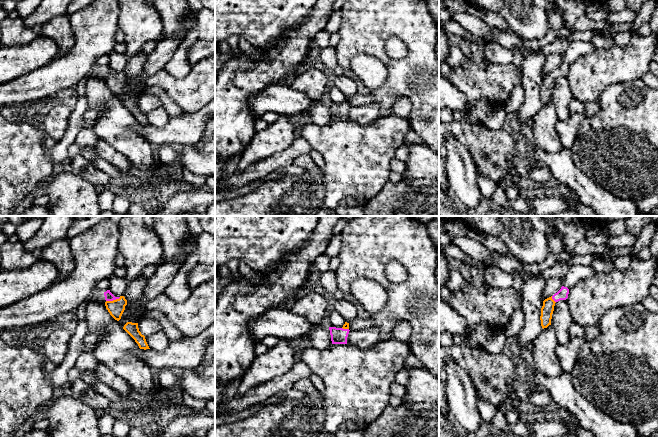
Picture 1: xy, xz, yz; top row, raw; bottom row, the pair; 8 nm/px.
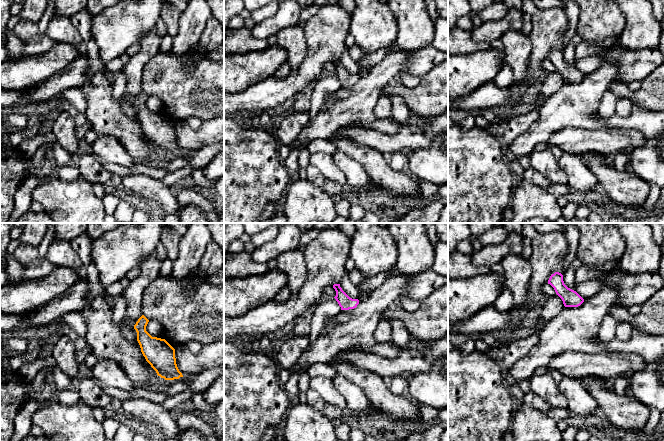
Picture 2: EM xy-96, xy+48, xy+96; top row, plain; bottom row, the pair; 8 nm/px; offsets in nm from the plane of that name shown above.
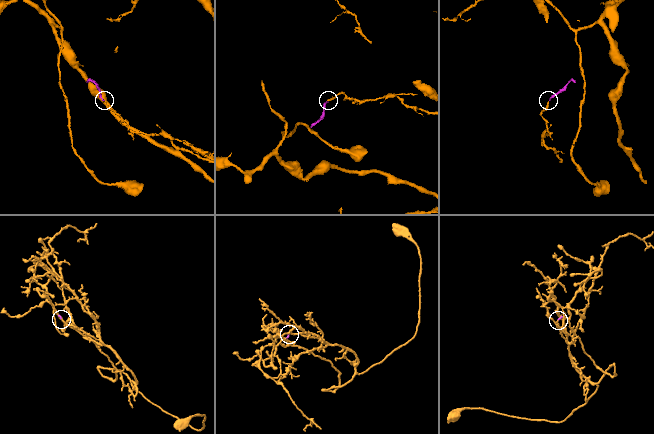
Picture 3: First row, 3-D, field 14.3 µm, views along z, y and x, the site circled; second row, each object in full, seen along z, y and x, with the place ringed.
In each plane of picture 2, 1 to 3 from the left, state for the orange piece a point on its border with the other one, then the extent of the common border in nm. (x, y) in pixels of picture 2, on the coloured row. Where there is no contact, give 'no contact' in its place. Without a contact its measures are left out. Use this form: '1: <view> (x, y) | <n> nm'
1: no contact
2: no contact
3: no contact

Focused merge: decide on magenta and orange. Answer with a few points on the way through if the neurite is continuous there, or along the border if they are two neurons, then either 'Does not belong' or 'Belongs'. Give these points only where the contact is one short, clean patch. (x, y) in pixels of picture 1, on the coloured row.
Path across: xy (109, 296), (113, 299), (116, 307). Belongs

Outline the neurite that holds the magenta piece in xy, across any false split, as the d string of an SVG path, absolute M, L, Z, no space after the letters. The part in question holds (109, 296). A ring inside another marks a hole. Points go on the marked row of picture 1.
M110 290L104 292L104 296L106 309L115 320L119 321L127 305L127 300L124 296L115 297Z

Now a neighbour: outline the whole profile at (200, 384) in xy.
M215 358L203 361L201 365L201 370L195 368L178 372L177 391L207 402L215 399Z

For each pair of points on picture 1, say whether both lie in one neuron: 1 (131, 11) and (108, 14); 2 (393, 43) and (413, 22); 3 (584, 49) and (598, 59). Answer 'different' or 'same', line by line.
1: different
2: different
3: different

